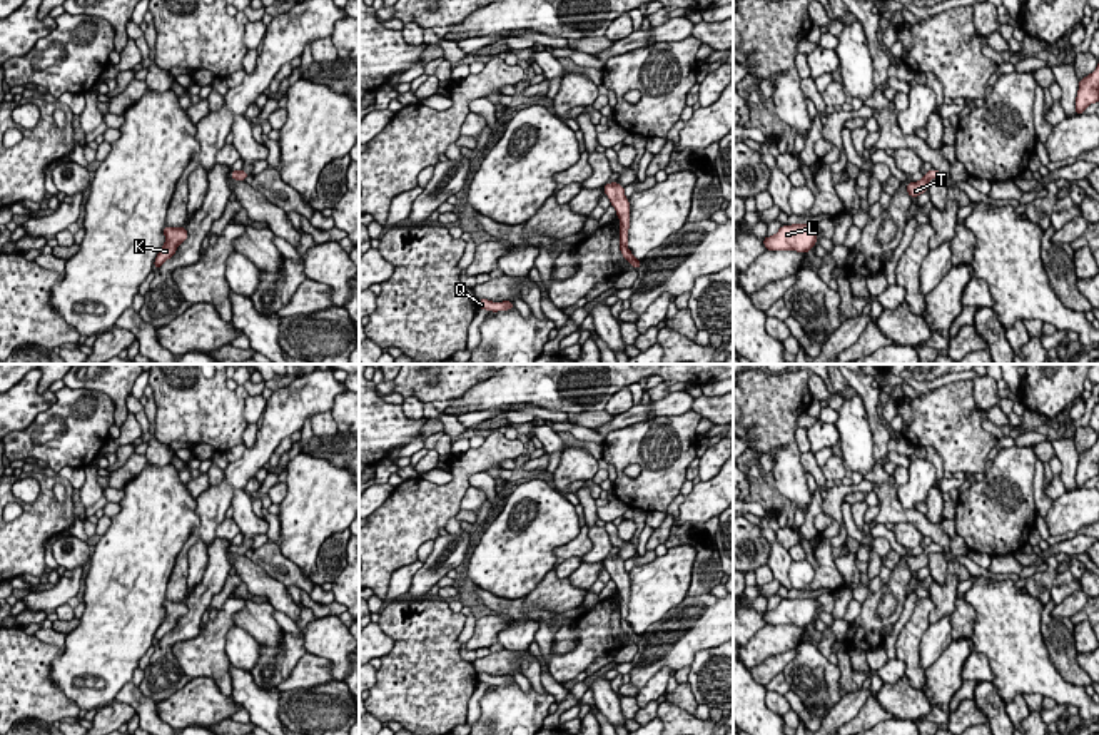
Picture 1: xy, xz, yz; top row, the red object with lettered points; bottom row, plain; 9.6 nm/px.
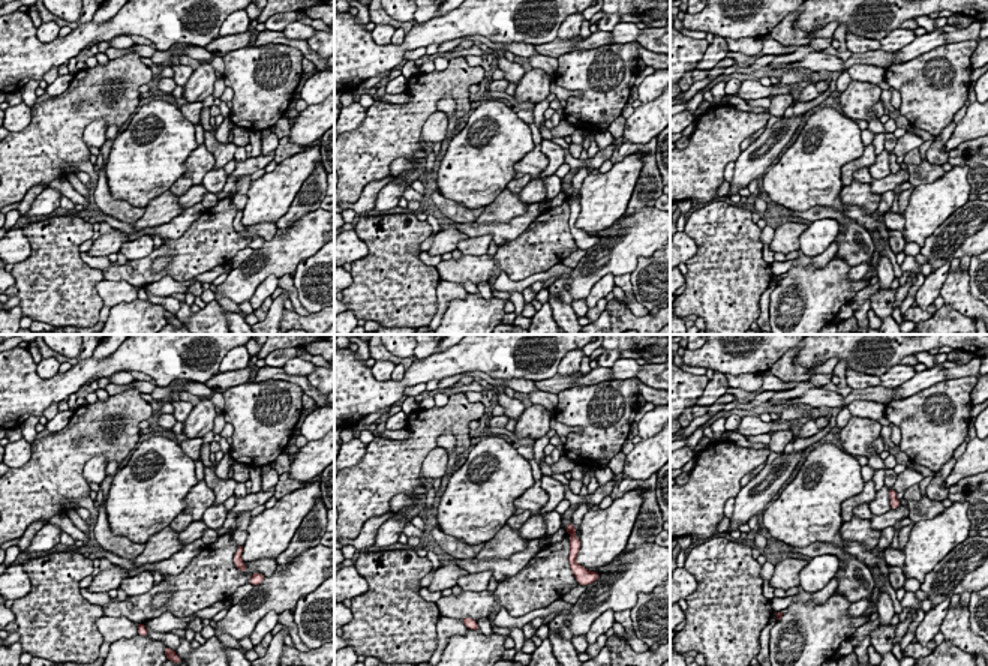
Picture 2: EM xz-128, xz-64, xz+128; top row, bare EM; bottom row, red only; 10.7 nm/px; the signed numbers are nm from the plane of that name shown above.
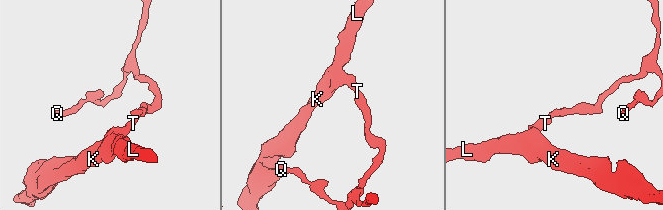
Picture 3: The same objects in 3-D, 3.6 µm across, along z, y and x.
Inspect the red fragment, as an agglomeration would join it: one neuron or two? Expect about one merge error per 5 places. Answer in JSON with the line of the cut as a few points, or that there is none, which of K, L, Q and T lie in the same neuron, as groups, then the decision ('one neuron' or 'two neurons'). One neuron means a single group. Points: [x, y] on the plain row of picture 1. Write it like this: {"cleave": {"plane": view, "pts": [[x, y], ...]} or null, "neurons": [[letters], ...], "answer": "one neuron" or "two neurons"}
{"cleave": null, "neurons": [["K", "L", "Q", "T"]], "answer": "one neuron"}

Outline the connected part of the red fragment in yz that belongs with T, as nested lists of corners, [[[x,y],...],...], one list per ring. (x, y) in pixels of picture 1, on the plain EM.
[[[930,543],[929,546],[924,548],[924,553],[919,556],[907,556],[907,566],[912,571],[919,571],[920,568],[927,566],[927,558],[930,553],[940,553],[944,551],[942,546]]]

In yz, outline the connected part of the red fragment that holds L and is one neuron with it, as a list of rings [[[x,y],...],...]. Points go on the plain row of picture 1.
[[[815,598],[782,600],[772,611],[763,611],[767,625],[797,625],[807,628],[817,618],[818,603]]]

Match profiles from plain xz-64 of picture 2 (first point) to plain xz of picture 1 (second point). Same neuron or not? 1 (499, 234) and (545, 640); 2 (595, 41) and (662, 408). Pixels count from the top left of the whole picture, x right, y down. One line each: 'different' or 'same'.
1: same
2: different

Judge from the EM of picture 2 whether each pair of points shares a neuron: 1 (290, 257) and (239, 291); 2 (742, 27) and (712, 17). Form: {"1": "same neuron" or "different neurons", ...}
{"1": "same neuron", "2": "same neuron"}

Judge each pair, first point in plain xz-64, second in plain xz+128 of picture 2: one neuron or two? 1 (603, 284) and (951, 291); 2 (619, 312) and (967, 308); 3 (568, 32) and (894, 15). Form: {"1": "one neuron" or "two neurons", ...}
{"1": "two neurons", "2": "two neurons", "3": "two neurons"}

